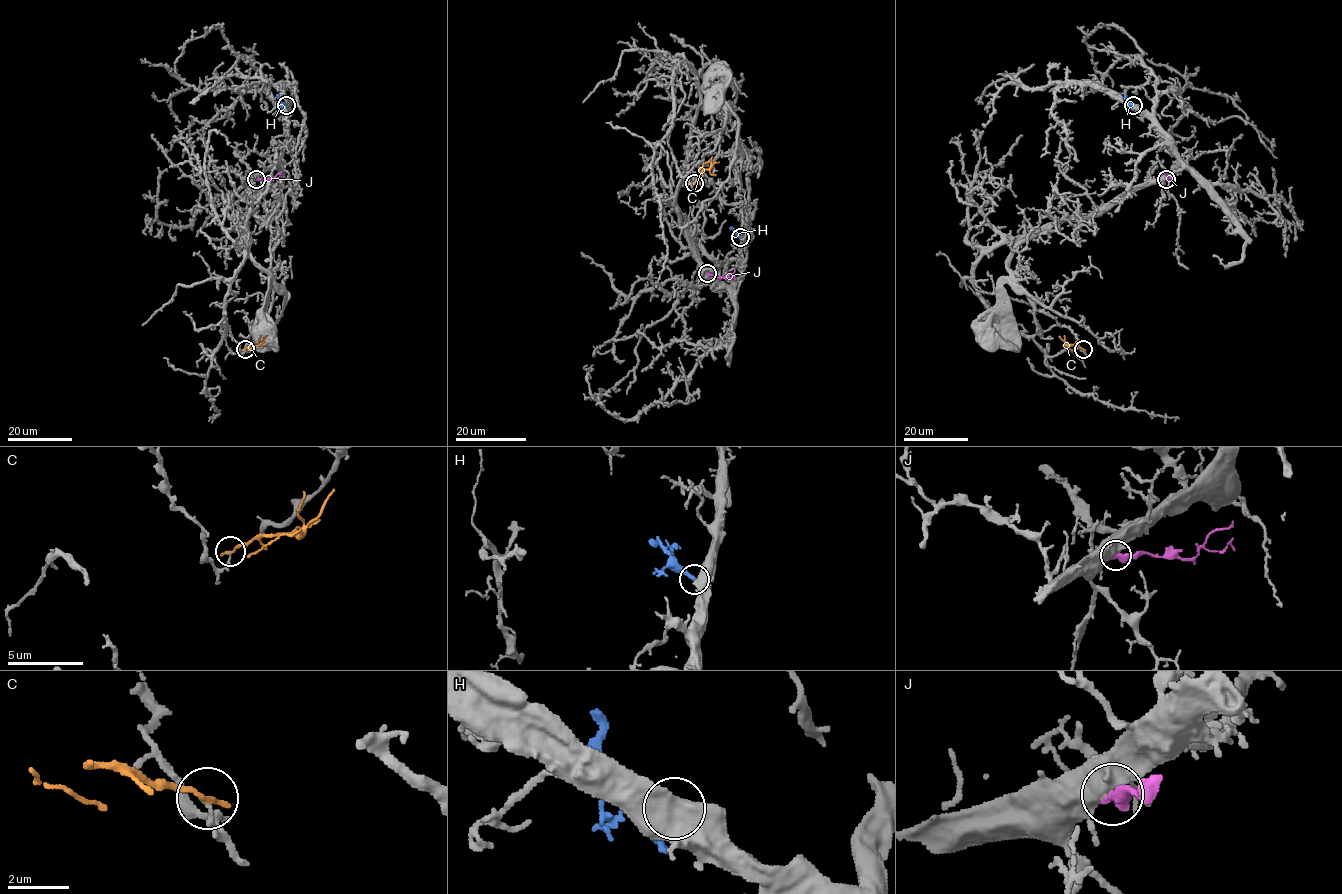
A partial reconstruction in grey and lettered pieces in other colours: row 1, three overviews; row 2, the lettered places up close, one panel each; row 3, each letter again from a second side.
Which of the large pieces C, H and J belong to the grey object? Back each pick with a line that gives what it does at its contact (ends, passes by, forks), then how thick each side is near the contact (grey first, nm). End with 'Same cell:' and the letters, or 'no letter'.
H: it ends; calibres 700 and 300 nm
Same cell: H

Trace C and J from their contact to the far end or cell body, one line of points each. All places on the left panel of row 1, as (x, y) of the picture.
C: (244, 349), (260, 345), (248, 350)
J: (256, 179), (272, 180), (282, 172)

